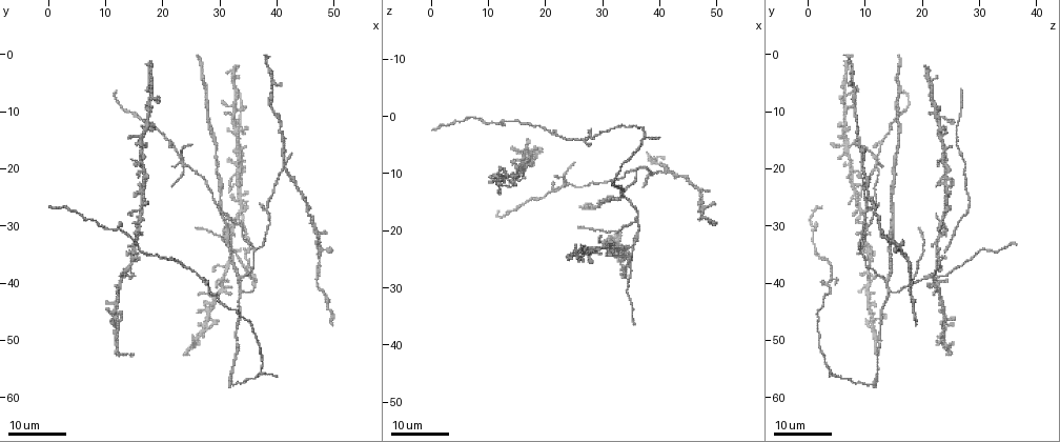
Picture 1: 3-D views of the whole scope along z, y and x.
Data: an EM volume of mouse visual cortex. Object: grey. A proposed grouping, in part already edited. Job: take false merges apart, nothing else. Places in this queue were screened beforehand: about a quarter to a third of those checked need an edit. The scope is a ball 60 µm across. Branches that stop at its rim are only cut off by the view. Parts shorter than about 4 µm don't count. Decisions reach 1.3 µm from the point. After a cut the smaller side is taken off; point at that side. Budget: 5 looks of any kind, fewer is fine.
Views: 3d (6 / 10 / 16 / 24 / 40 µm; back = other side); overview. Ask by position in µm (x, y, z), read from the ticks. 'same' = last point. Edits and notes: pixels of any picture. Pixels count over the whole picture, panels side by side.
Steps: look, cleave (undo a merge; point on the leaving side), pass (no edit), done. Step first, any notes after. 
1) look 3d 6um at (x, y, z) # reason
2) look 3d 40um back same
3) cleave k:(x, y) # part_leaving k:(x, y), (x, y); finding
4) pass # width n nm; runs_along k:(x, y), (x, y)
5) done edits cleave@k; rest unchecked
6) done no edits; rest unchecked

look 3d 16um at (33.5, 12.0, 26.0) # three-way junction

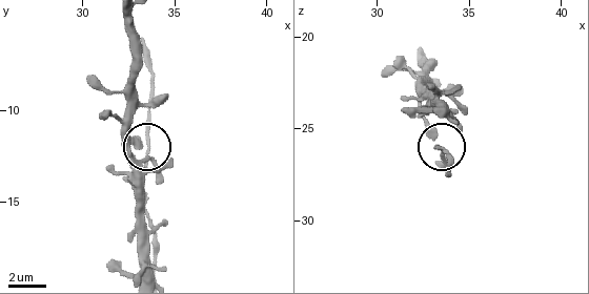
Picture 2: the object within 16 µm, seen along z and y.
look 3d 10um same

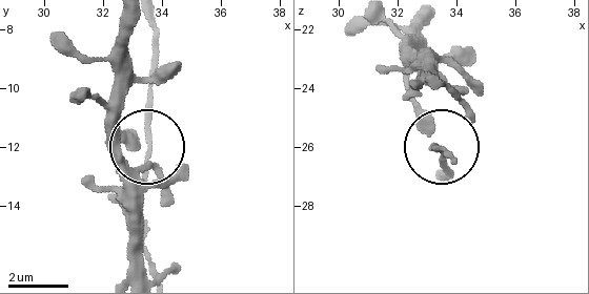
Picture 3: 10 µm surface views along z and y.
look 3d 6um same # closer look

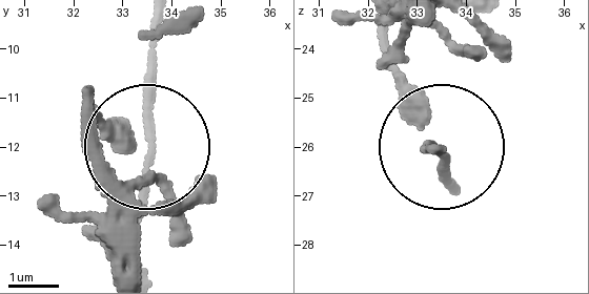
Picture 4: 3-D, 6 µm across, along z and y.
pass # width 100 nm; continuous, no second cell

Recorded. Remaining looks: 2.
look 3d 24um at (35.5, 38.5, 22.0)

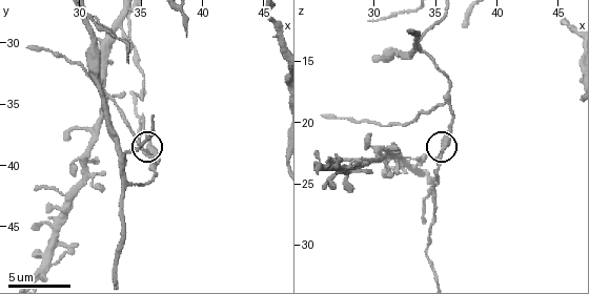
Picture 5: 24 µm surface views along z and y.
look 3d 10um at (35.6, 38.6, 21.6)

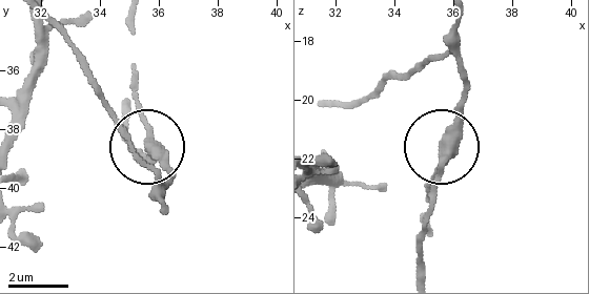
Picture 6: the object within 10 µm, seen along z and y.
pass # arms 3; one cell here

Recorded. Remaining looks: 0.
done no edits; rest unchecked

